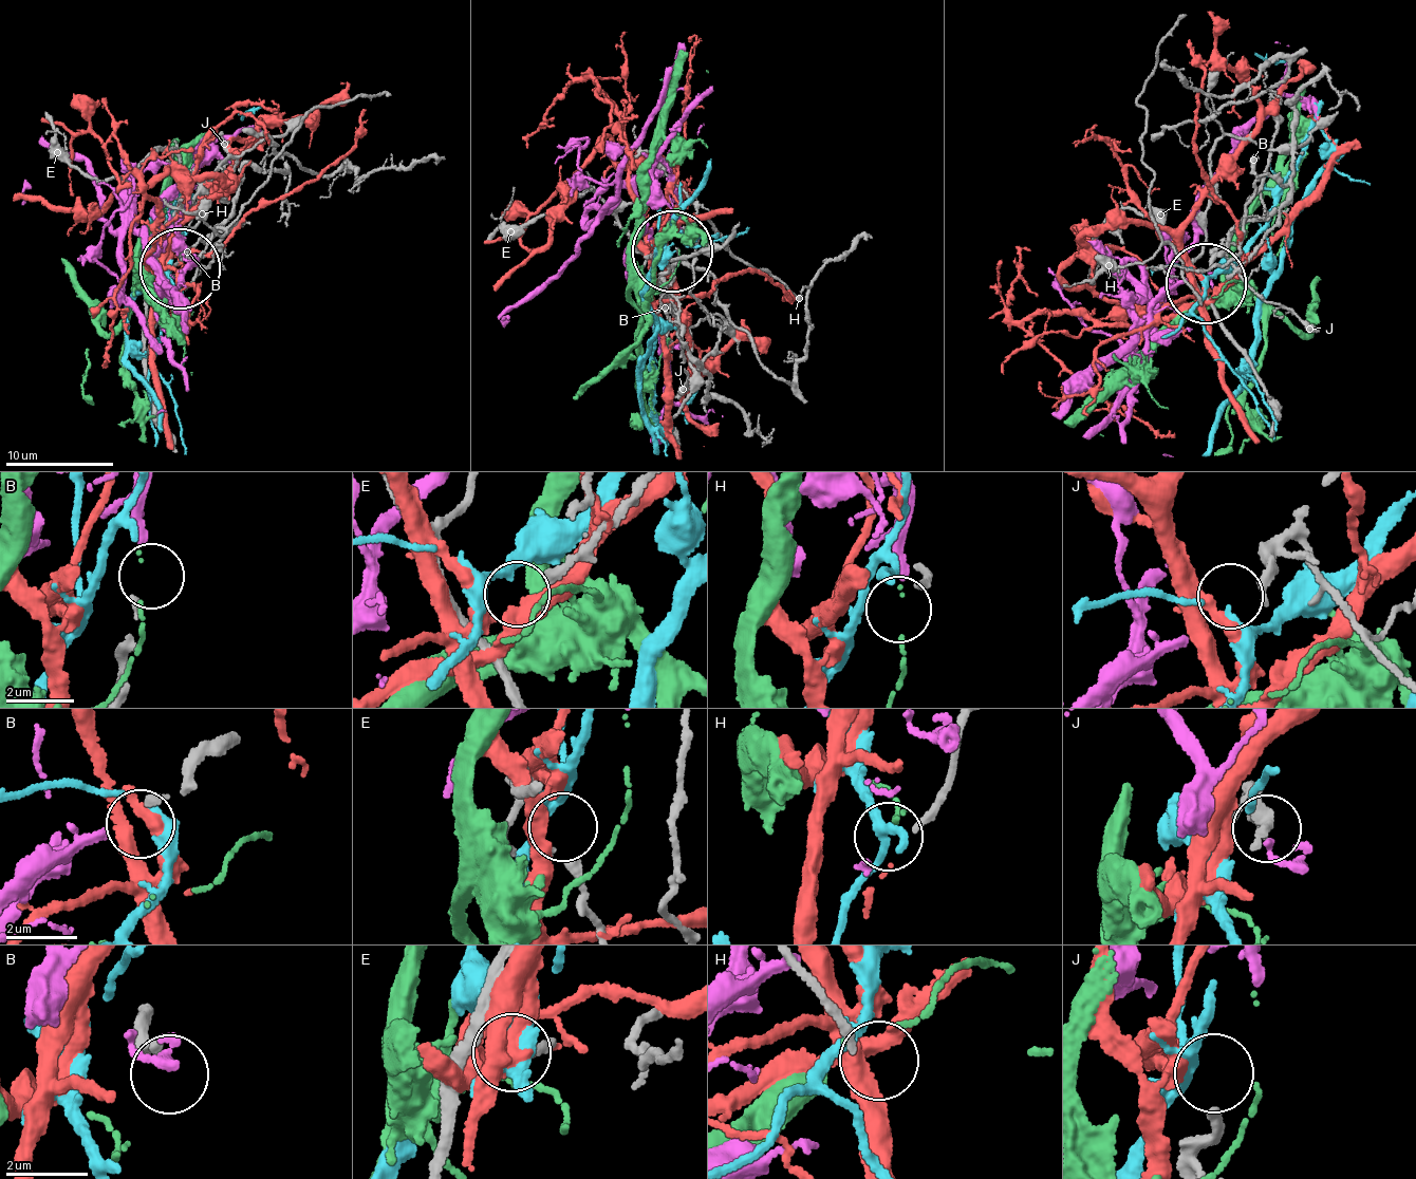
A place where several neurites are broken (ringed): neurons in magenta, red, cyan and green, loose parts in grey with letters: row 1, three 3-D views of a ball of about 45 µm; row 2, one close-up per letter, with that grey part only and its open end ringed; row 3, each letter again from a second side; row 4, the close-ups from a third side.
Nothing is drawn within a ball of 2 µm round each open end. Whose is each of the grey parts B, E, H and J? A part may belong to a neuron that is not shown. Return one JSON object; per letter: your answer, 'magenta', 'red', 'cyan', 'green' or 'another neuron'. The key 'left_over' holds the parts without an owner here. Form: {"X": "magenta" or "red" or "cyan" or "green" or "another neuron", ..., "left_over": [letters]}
{"B": "magenta", "E": "another neuron", "H": "another neuron", "J": "another neuron", "left_over": ["E", "H", "J"]}

